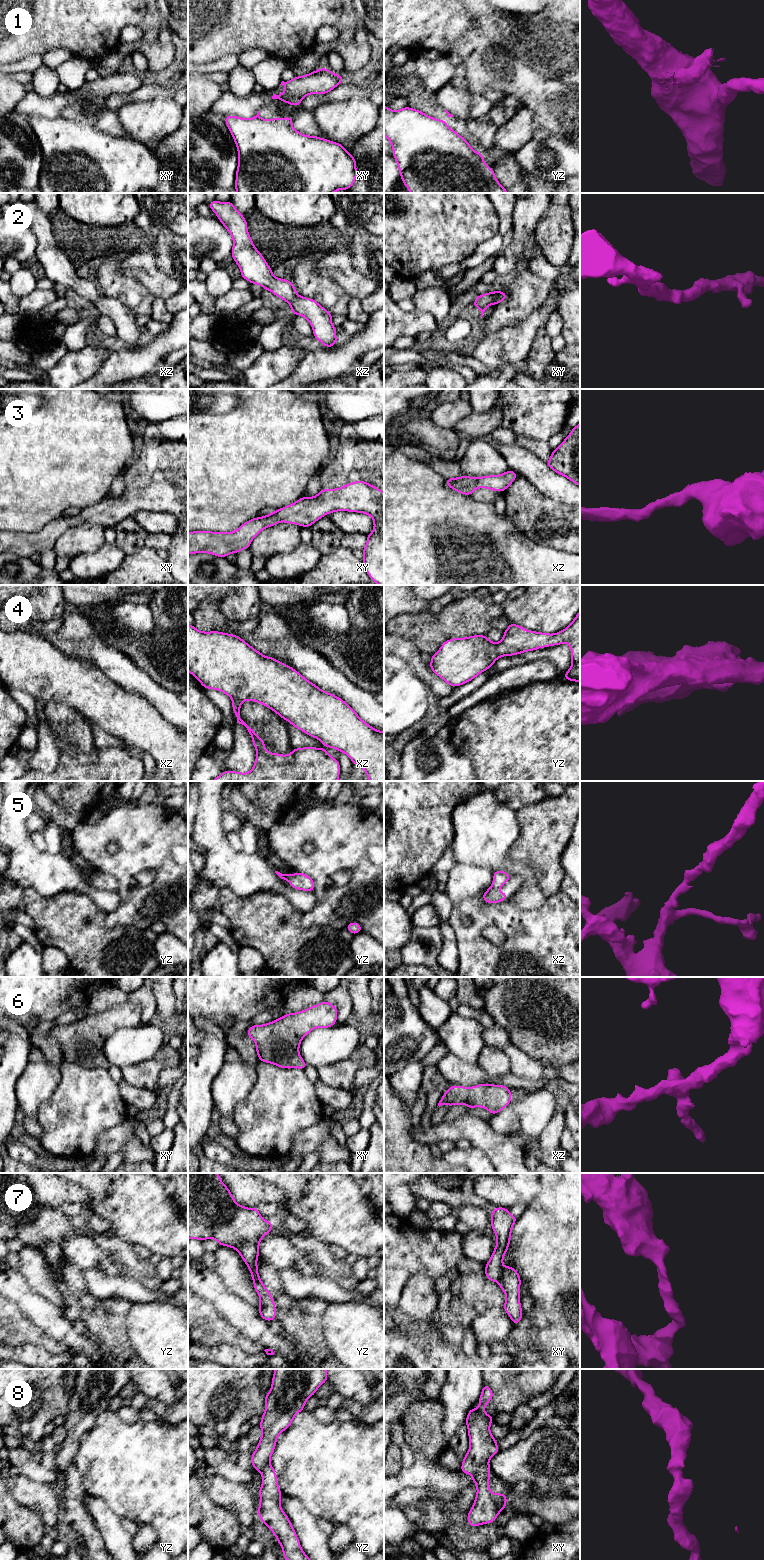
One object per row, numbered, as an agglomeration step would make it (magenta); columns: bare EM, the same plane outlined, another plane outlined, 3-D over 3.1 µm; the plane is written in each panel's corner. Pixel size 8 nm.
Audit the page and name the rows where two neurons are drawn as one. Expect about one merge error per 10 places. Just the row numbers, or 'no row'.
1

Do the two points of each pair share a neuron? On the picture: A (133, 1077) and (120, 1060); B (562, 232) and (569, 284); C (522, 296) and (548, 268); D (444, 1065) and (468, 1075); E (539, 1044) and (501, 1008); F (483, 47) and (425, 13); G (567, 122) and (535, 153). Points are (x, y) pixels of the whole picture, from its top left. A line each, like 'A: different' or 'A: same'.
A: different
B: same
C: different
D: same
E: same
F: same
G: different

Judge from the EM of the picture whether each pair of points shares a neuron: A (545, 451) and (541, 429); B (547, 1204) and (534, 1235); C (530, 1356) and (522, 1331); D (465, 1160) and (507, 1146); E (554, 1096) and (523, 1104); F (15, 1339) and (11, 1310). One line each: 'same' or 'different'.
A: different
B: different
C: different
D: different
E: same
F: same

